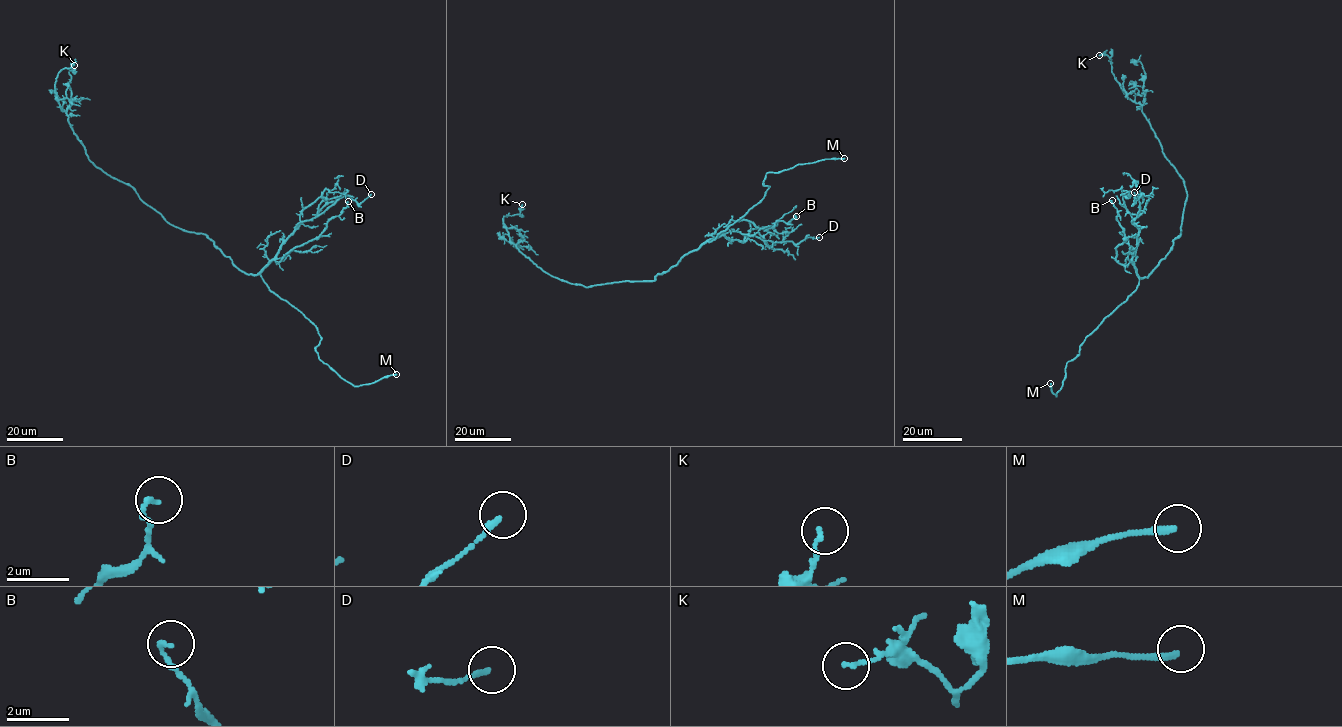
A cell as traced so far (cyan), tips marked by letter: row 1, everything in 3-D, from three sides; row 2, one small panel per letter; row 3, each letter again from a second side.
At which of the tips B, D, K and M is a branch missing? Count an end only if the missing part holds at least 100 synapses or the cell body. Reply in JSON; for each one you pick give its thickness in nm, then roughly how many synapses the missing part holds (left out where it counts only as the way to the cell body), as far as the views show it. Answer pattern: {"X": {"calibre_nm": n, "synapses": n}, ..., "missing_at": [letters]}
{"M": {"calibre_nm": 240}, "missing_at": ["M"]}

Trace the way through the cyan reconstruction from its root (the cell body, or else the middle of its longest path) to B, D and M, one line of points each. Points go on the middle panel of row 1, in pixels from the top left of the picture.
B: (659, 274), (717, 238), (731, 220), (770, 228), (777, 221), (787, 223), (796, 216)
D: (659, 274), (722, 236), (744, 241), (754, 235), (796, 244), (807, 237), (819, 237)
M: (659, 274), (710, 242), (756, 205), (769, 186), (763, 182), (766, 173), (844, 158)

